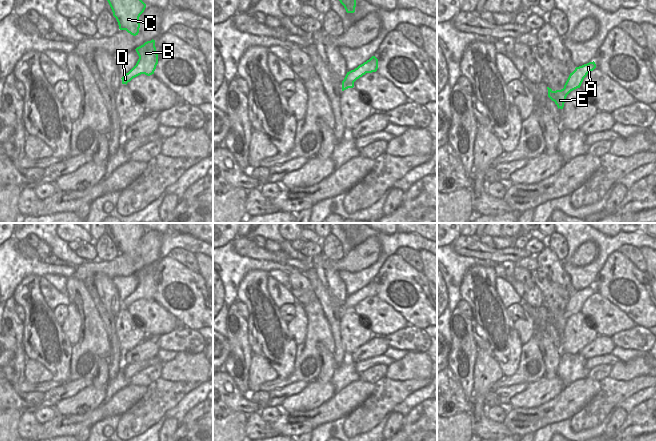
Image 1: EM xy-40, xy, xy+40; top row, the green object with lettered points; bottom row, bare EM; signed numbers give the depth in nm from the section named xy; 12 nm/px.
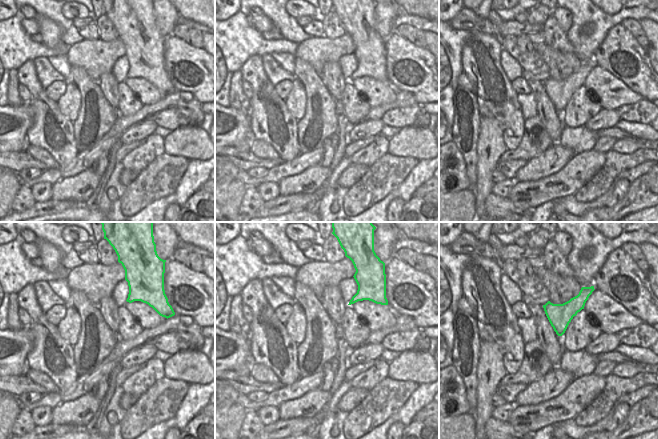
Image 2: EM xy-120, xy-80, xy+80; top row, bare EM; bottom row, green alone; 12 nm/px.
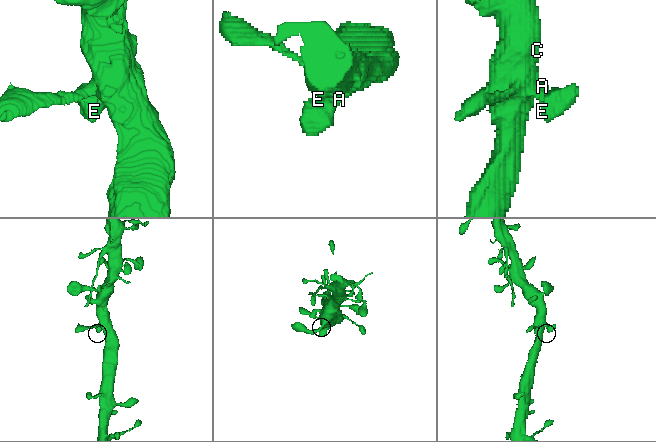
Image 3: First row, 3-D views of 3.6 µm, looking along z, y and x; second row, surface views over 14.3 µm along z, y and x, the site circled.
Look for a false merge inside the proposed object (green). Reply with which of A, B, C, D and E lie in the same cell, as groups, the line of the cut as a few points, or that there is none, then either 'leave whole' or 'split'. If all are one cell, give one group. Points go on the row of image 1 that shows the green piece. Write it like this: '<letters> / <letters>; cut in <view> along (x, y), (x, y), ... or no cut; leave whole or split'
A B C D E; no cut; leave whole

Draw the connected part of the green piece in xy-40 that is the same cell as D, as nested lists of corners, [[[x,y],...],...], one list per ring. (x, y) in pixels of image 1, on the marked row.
[[[152,39],[151,41],[147,41],[135,50],[139,59],[136,65],[121,78],[122,84],[127,85],[127,83],[133,78],[141,74],[145,74],[147,76],[154,74],[158,64],[158,54],[156,52],[155,40]]]

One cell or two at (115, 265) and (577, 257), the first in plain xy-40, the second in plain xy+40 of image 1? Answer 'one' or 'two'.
one

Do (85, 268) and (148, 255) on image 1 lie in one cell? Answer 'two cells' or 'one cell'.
one cell

